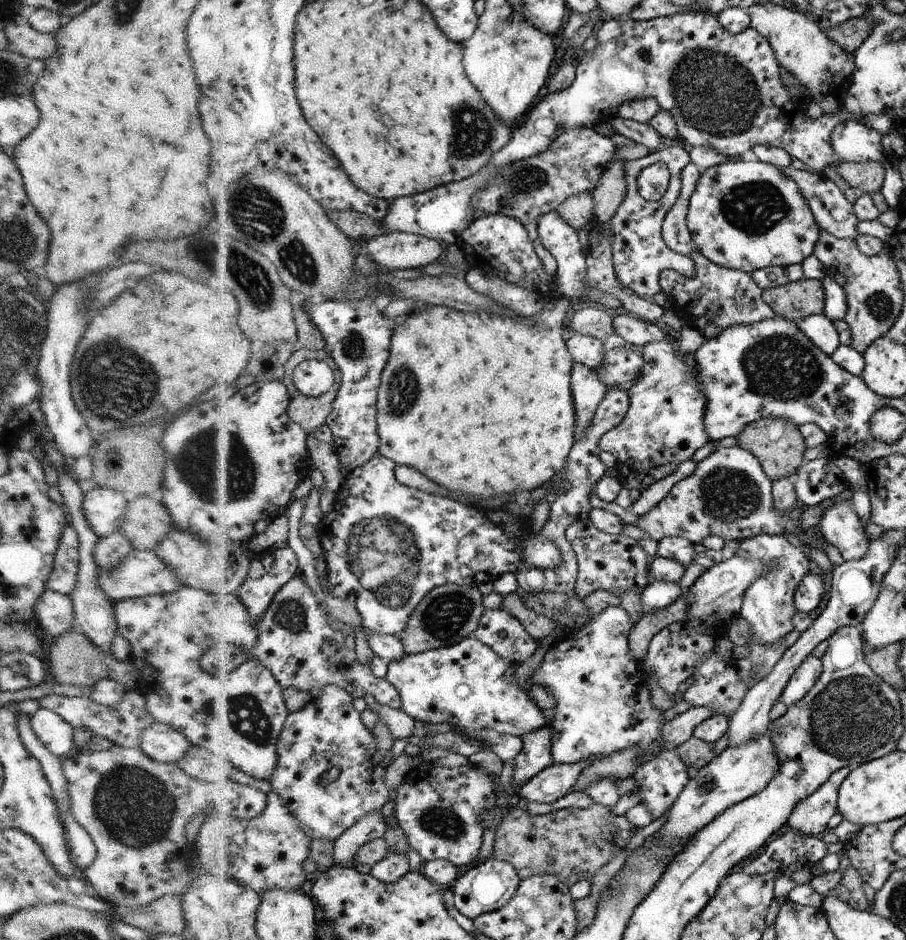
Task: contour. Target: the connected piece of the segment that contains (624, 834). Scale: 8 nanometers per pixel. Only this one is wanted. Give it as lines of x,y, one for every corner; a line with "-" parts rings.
594,803
586,809
568,808
546,815
532,815
524,810
510,807
496,829
493,856
512,864
521,879
547,873
548,875
555,875
562,883
570,887
582,879
589,881
598,870
614,858
618,849
626,848
630,838
637,830
628,822
626,816
614,816
611,809
612,807

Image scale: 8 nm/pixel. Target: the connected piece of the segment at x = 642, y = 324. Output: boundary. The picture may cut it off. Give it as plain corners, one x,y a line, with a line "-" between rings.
622,310
614,316
613,326
617,335
636,347
642,348
654,342
665,341
664,332
654,323
634,318

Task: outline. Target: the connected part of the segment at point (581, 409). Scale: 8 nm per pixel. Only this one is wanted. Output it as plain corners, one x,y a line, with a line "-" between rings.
575,360
573,373
573,400
577,412
575,439
583,437
607,390
608,387
600,381
596,371

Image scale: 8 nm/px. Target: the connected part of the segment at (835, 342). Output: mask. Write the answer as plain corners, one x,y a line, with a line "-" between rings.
824,314
813,315
796,322
798,328
826,355
832,355
841,345
838,332

